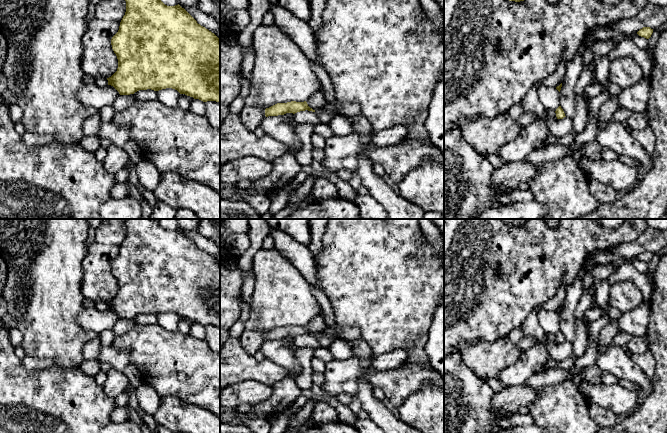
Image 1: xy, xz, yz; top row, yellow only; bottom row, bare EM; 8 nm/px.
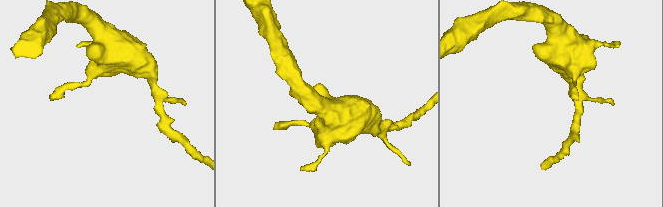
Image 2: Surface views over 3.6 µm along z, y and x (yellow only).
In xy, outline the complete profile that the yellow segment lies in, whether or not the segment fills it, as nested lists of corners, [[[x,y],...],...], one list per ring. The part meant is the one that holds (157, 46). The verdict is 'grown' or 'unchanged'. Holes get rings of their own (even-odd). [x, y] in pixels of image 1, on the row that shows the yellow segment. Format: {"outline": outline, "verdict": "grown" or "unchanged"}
{"outline": [[[125,0],[126,12],[123,16],[118,32],[112,37],[111,45],[118,59],[117,71],[109,78],[108,85],[113,86],[120,95],[134,94],[139,90],[151,89],[159,91],[166,88],[177,90],[180,94],[199,99],[203,102],[216,101],[220,103],[220,39],[211,31],[197,23],[197,21],[179,4],[167,6],[161,0]]], "verdict": "unchanged"}

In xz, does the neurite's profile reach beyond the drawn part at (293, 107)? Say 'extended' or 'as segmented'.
as segmented

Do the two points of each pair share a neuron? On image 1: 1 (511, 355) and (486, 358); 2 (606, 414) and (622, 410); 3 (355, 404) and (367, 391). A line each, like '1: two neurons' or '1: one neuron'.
1: one neuron
2: two neurons
3: two neurons

